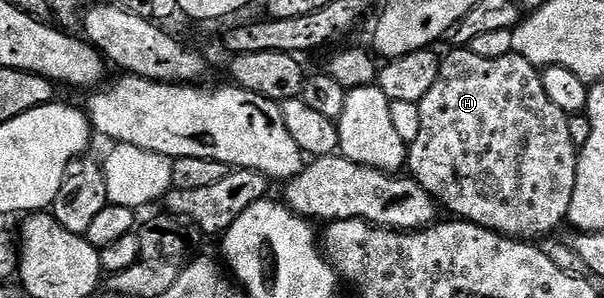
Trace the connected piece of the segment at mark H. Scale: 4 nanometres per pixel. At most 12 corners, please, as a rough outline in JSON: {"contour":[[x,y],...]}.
{"contour":[[454,47],[408,173],[511,239],[564,225],[579,150],[539,66]]}

